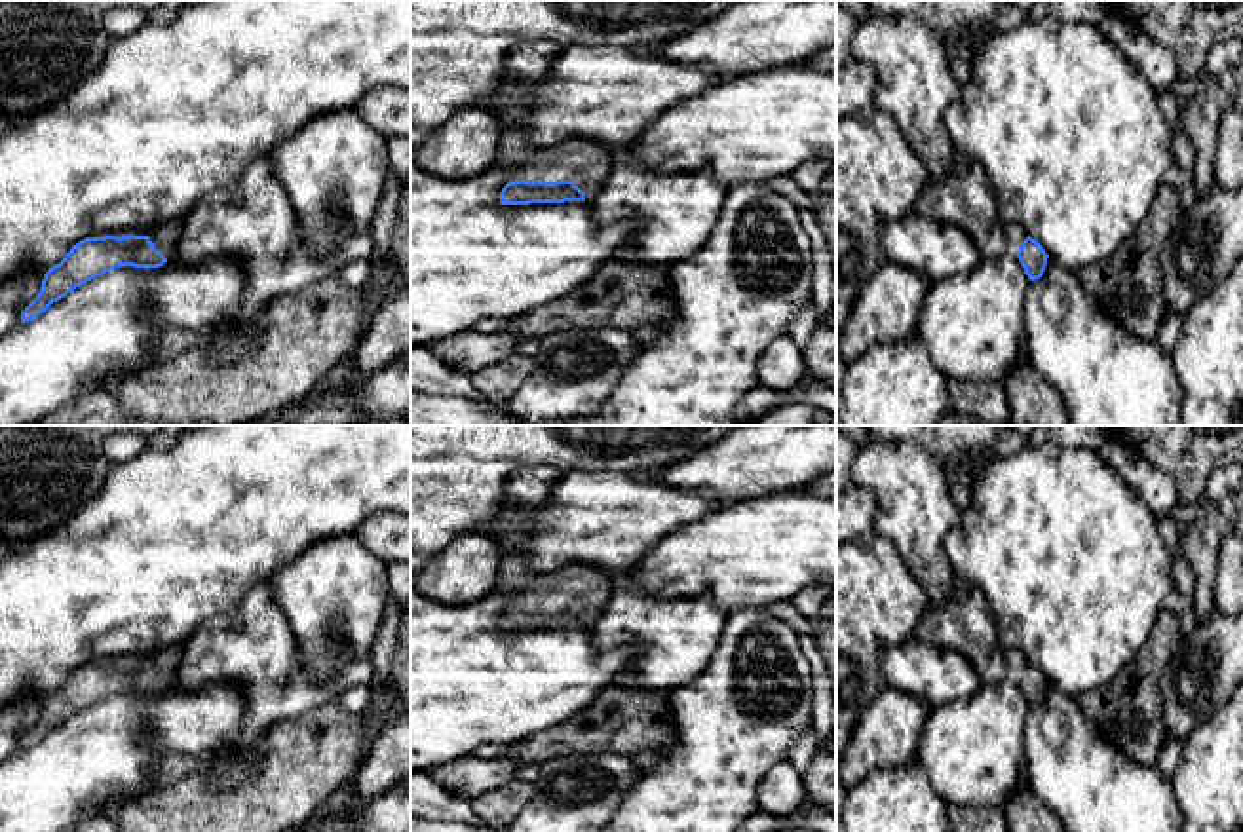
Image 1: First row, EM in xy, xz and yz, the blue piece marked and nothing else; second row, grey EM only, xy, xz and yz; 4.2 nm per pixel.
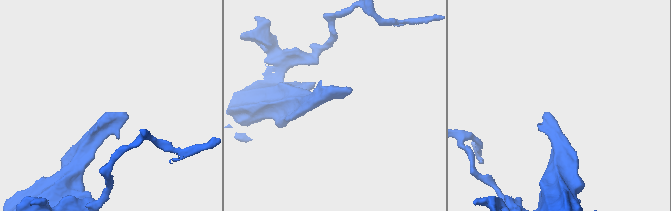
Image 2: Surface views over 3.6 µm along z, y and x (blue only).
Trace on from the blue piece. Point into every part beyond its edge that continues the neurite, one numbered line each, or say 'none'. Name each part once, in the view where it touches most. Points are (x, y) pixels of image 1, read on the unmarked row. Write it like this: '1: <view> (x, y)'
1: xy (166, 661)

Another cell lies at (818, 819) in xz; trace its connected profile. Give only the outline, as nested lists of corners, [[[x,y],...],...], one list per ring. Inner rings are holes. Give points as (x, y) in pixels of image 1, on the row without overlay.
[[[815,807],[798,821],[798,828],[810,828],[813,832],[836,832],[836,815]]]

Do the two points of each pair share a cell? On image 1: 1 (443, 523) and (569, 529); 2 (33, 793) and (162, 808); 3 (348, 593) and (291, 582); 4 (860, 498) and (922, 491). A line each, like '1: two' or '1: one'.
1: two
2: two
3: one
4: two

